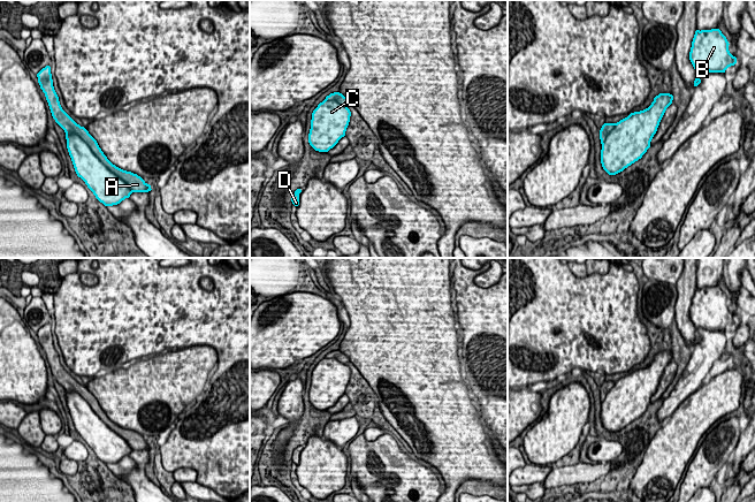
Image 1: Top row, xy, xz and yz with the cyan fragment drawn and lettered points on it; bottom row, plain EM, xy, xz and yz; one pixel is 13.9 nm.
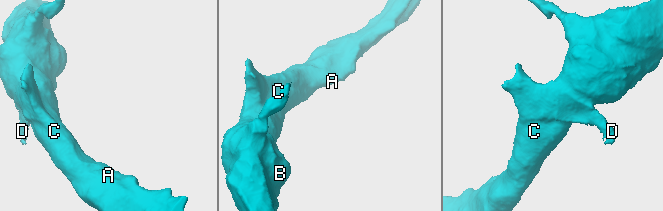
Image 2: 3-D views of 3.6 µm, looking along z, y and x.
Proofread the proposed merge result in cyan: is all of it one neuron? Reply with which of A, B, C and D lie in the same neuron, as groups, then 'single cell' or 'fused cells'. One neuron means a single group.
A D / B C; fused cells

